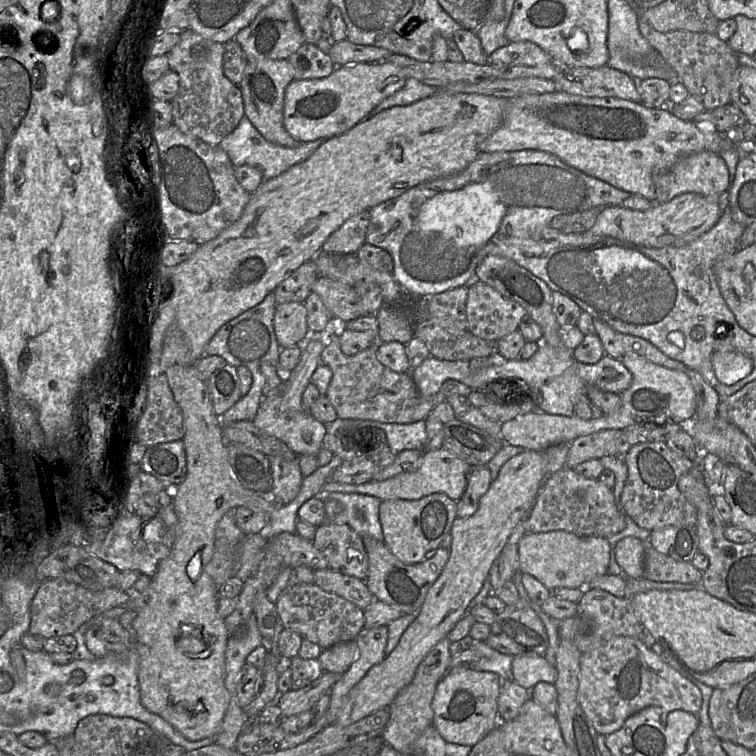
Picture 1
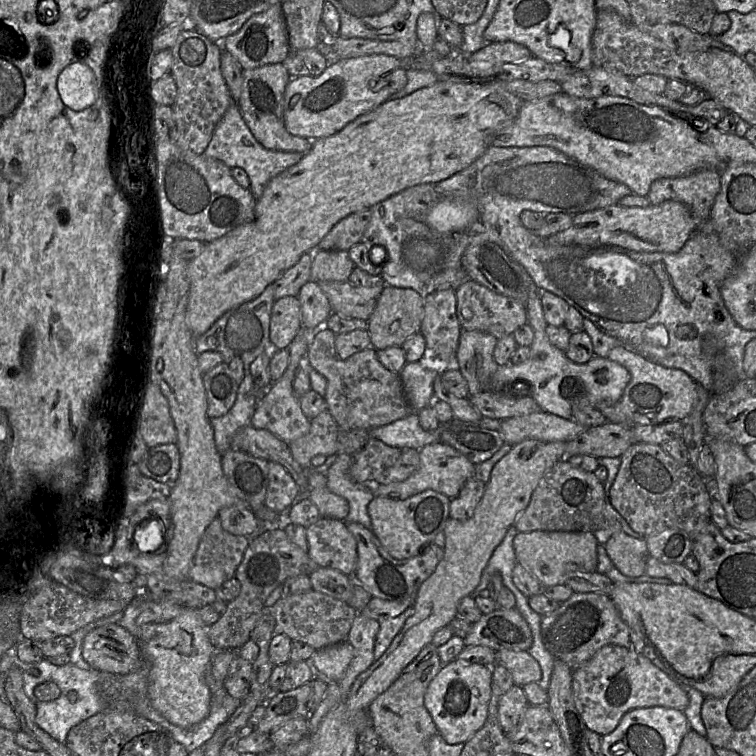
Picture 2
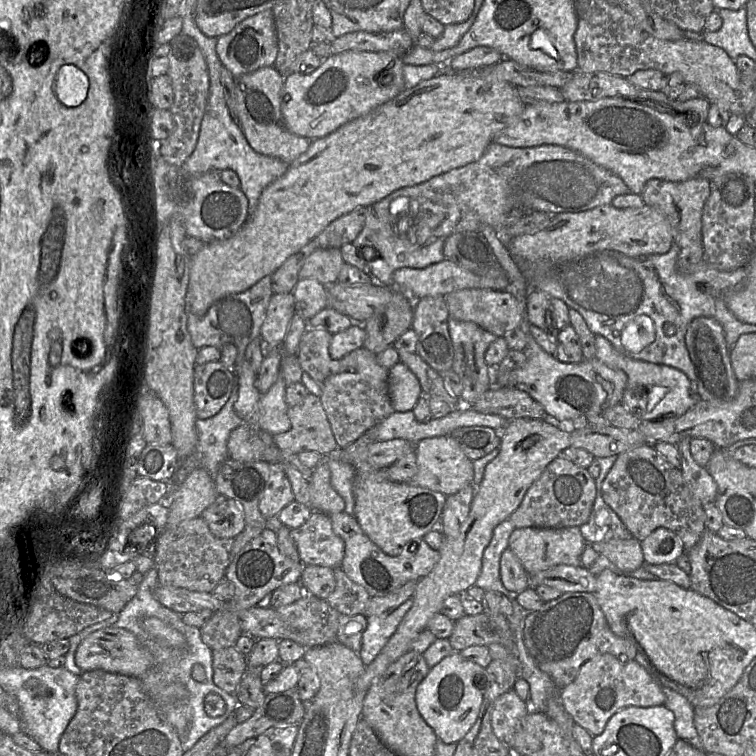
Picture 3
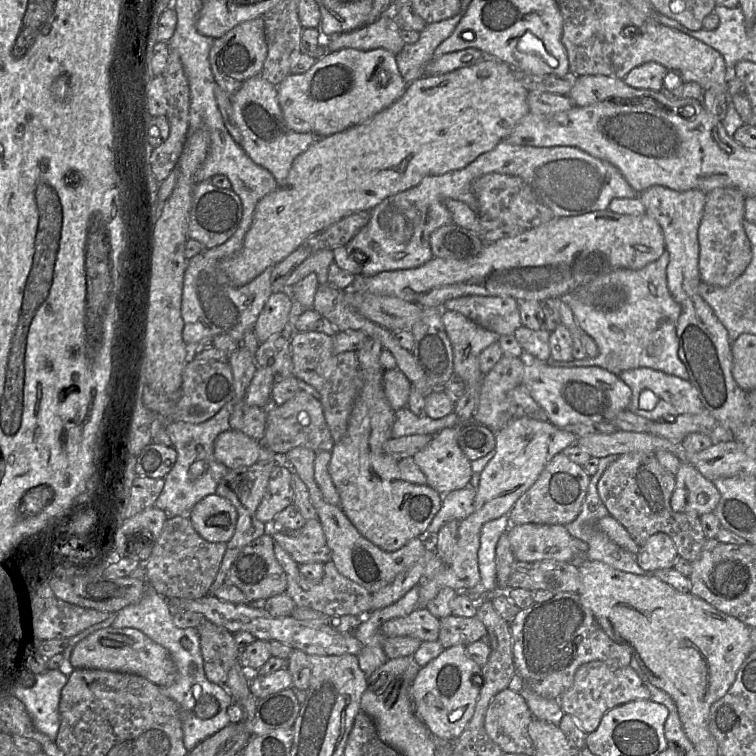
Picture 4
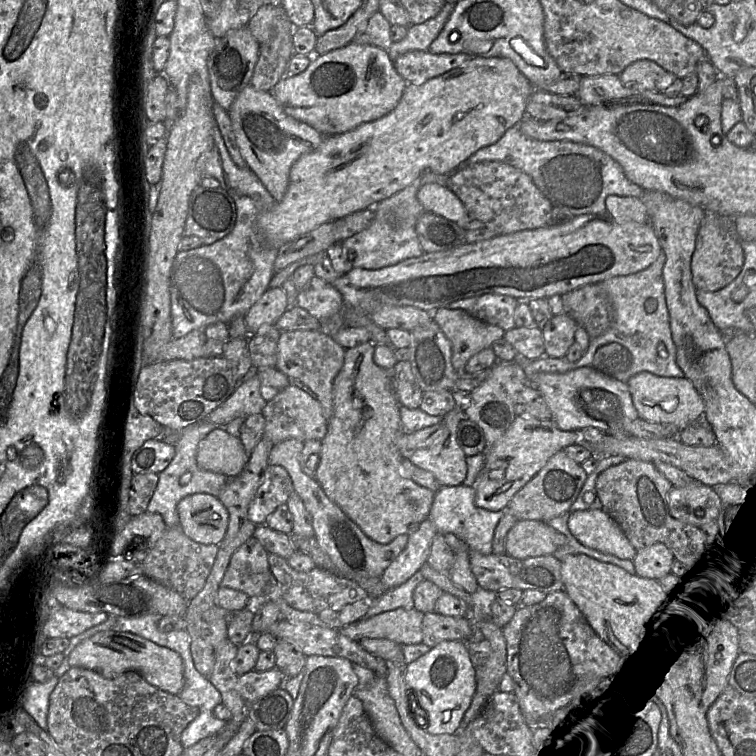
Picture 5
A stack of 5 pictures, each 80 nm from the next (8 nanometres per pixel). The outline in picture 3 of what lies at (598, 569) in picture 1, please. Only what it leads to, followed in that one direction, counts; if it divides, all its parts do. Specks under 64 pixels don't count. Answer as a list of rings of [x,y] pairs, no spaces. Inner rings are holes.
[[[578,527],[515,528],[508,543],[509,548],[528,574],[538,573],[558,565],[582,566],[581,556],[587,544]]]

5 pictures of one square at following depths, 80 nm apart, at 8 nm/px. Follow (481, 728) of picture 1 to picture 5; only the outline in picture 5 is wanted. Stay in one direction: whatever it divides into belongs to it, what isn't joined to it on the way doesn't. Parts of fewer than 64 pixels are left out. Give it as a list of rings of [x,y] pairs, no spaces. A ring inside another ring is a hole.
[[[443,641],[432,647],[406,666],[405,682],[411,691],[410,696],[415,696],[417,705],[421,707],[419,711],[425,716],[419,717],[419,725],[433,735],[457,734],[477,687],[476,668],[471,662],[466,643]]]

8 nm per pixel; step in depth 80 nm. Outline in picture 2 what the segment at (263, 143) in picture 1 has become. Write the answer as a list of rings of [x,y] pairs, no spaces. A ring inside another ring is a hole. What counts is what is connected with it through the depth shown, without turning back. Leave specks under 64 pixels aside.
[[[231,104],[218,122],[203,154],[223,162],[231,169],[242,168],[245,170],[250,181],[249,190],[256,201],[261,197],[272,178],[298,163],[305,155],[298,152],[273,151],[264,148],[247,127],[237,104]]]

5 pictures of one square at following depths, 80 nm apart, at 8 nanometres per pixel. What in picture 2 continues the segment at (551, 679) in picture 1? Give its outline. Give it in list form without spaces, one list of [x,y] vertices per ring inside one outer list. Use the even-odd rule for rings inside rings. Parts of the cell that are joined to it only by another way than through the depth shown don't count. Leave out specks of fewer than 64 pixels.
[[[495,651],[495,660],[510,672],[515,685],[523,687],[541,680],[542,670],[538,661],[526,651]]]

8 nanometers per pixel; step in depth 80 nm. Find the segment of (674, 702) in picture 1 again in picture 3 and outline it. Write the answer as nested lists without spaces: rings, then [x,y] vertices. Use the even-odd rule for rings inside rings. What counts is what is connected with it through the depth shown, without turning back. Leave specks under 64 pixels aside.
[[[601,654],[584,663],[575,679],[560,691],[566,711],[575,723],[591,735],[601,734],[608,720],[628,706],[652,707],[665,704],[662,686],[635,660],[623,661],[611,654]]]

